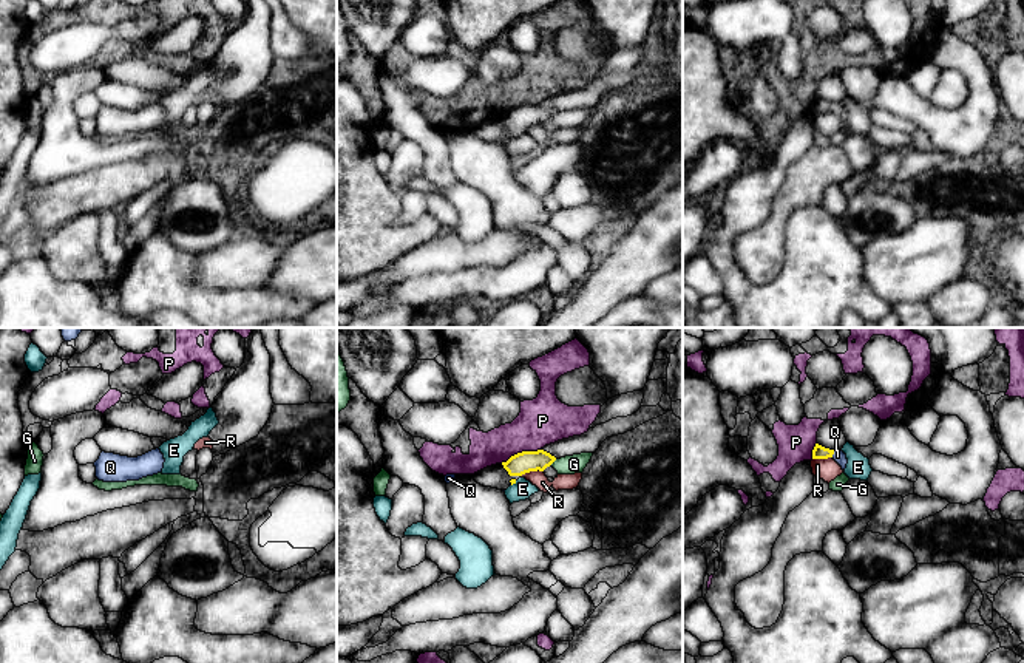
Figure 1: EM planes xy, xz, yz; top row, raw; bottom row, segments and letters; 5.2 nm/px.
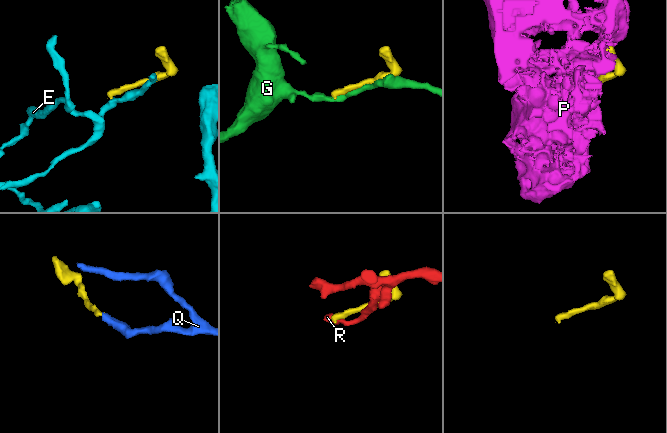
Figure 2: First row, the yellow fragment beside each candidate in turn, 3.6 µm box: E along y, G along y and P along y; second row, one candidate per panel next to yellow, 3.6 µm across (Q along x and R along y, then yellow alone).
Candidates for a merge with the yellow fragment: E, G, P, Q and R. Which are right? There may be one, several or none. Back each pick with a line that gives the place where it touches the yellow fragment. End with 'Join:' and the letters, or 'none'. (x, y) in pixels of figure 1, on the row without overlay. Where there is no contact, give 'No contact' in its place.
Q: Touches yellow at yz (833, 107)
Join: Q

